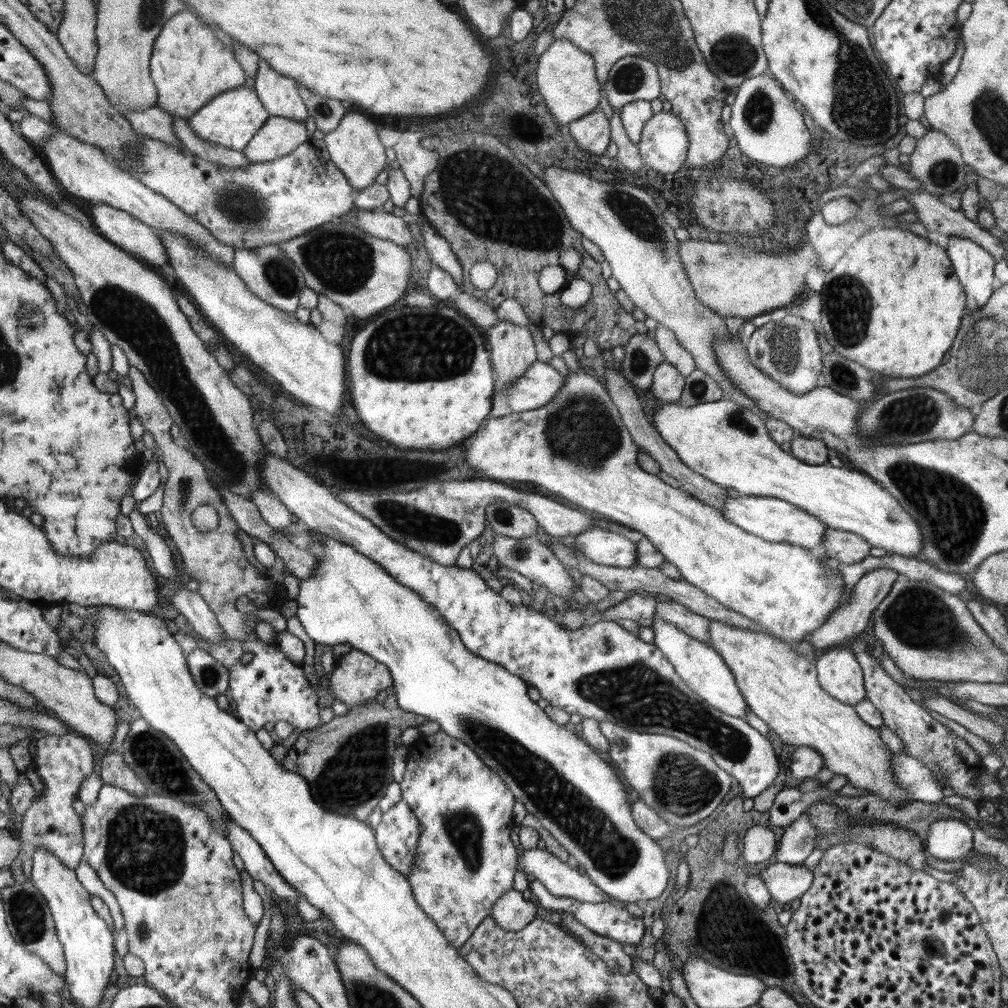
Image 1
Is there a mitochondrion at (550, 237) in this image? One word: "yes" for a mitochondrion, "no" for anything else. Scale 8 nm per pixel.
yes

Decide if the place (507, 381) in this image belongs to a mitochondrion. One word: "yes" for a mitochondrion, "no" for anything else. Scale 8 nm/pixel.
no

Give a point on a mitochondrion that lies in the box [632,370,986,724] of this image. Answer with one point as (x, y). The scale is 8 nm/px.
(918, 617)

